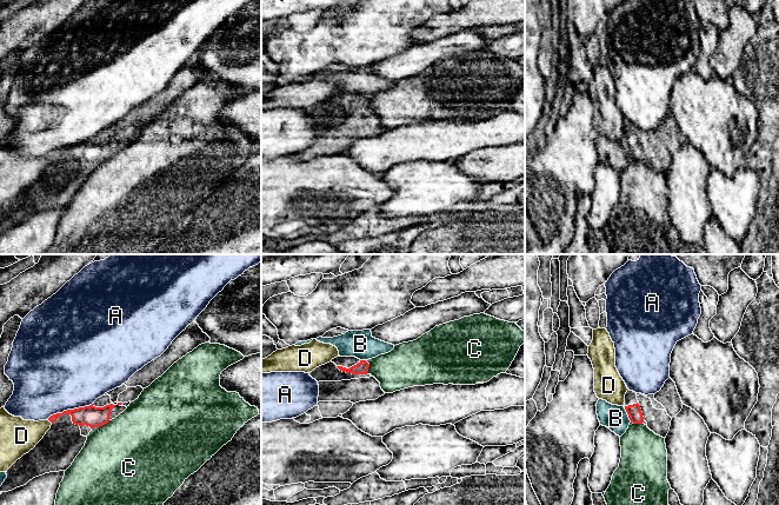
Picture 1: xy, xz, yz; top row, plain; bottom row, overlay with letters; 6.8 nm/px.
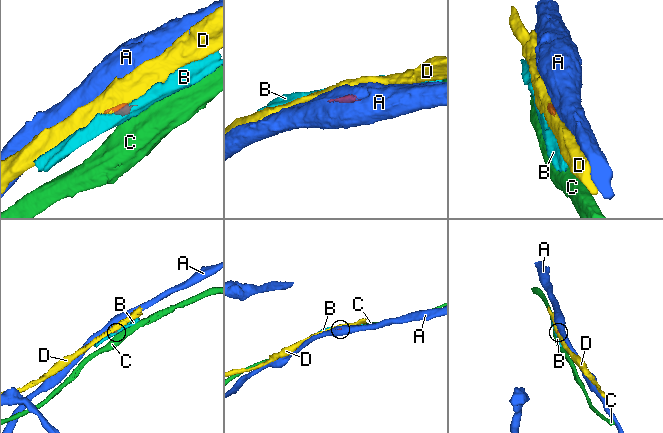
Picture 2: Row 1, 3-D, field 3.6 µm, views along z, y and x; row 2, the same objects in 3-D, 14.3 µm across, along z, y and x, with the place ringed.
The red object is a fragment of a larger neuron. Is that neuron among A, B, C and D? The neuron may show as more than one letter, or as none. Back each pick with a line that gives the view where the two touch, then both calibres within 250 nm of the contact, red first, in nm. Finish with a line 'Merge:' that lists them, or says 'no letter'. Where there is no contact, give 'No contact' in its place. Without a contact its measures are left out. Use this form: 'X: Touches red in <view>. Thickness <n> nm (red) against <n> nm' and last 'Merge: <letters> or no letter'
Merge: no letter

